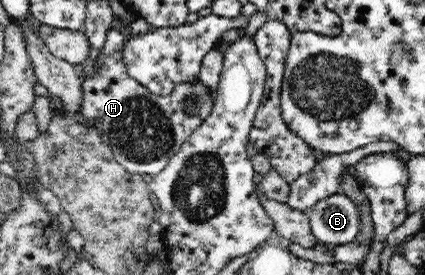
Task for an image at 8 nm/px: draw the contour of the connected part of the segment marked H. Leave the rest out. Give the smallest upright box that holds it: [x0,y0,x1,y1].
[79,28,216,176]

